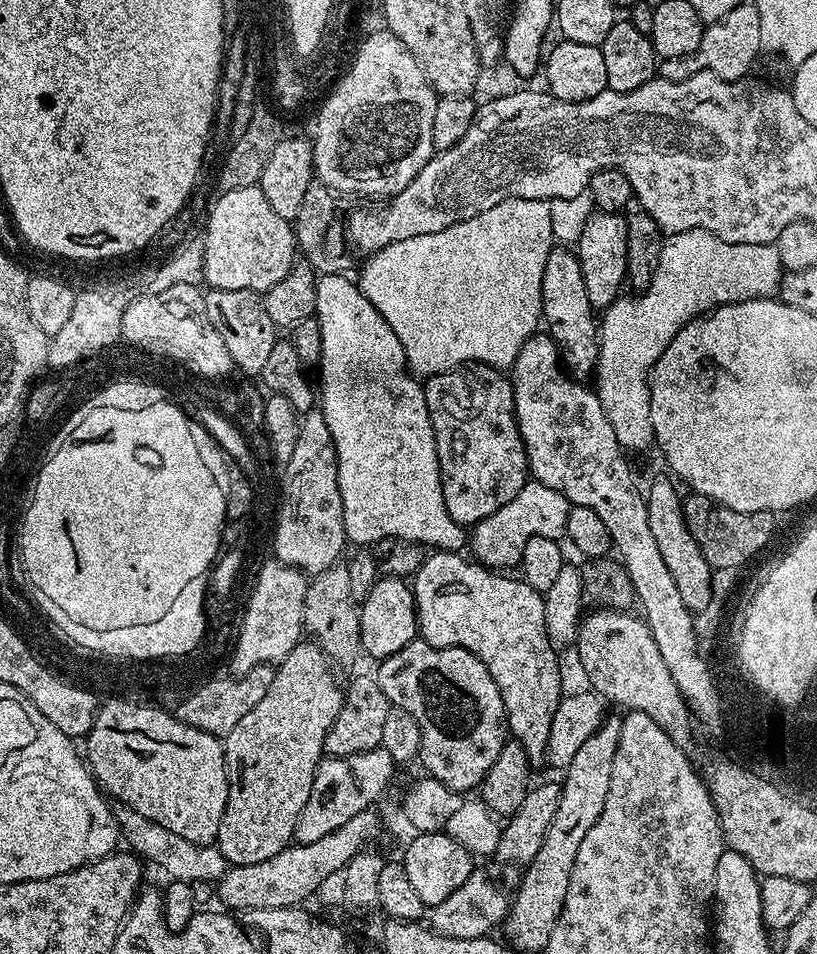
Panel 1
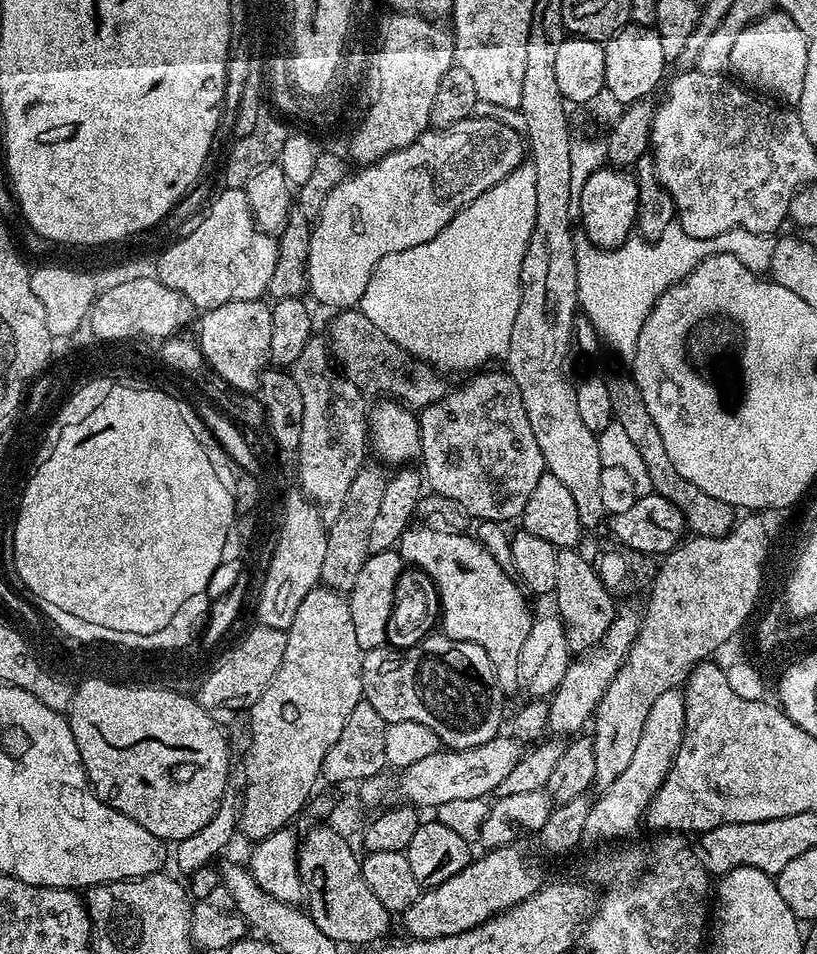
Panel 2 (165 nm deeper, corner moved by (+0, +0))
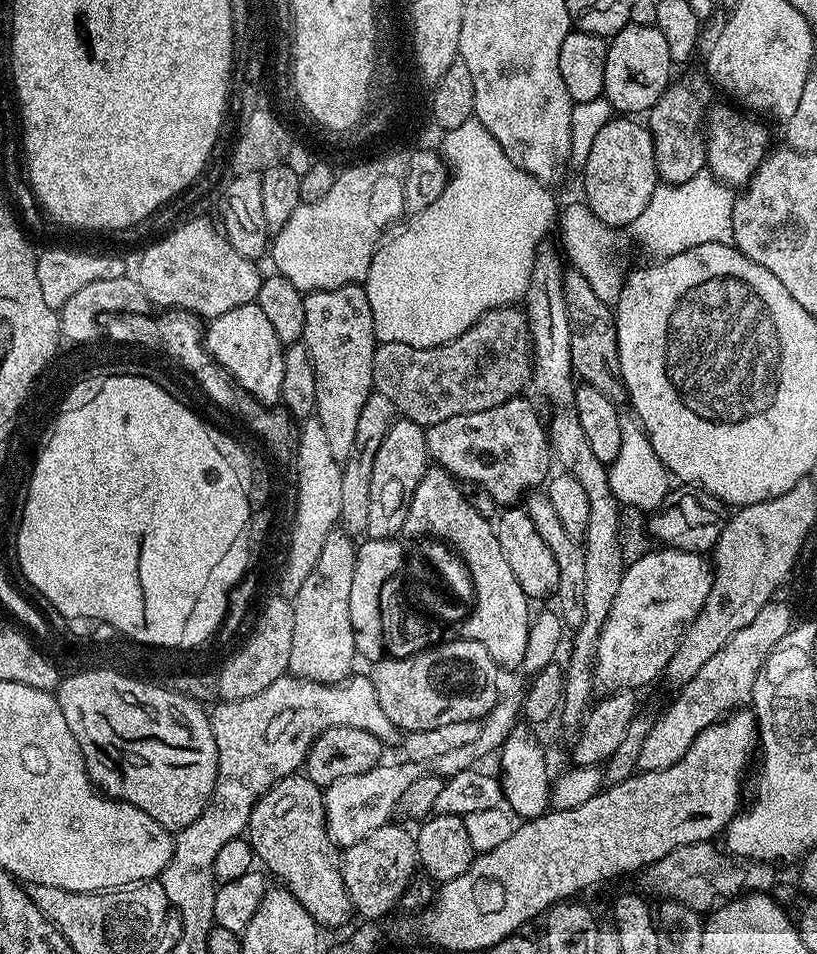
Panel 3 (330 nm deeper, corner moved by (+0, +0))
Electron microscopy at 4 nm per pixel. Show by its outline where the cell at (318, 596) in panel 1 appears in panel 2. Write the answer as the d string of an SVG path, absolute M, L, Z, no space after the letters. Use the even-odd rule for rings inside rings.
M365 466L358 470L354 482L350 482L350 494L346 494L346 506L342 506L342 514L327 525L326 555L322 561L320 575L323 587L332 588L341 594L347 594L358 578L358 570L362 570L362 562L370 555L370 526L378 515L378 505L382 502L382 490L386 490L386 472L383 467Z

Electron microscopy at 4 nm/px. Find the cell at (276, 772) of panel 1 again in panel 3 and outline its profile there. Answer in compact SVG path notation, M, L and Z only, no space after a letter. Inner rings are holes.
M343 530L331 532L322 545L322 554L314 570L302 582L301 589L291 597L294 610L294 647L290 649L290 666L288 672L293 676L303 676L319 684L339 684L353 675L352 663L358 657L354 646L354 629L350 627L350 585L354 579L354 562L356 561L356 544L353 537Z

